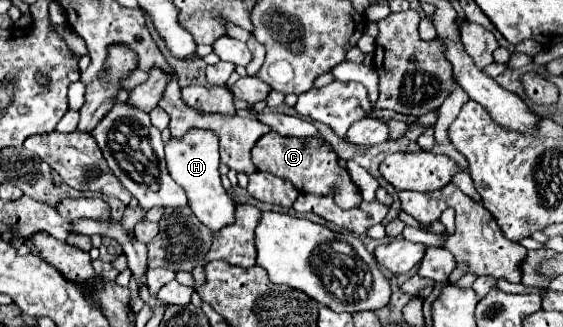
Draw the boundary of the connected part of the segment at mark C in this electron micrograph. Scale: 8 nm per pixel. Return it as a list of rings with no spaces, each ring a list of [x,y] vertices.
[[[270,131],[262,135],[254,145],[252,163],[258,171],[266,171],[292,181],[298,191],[314,195],[332,195],[336,205],[342,209],[356,207],[362,201],[362,195],[352,183],[348,171],[338,165],[338,155],[326,143],[320,143],[314,137],[282,137],[276,131]]]

